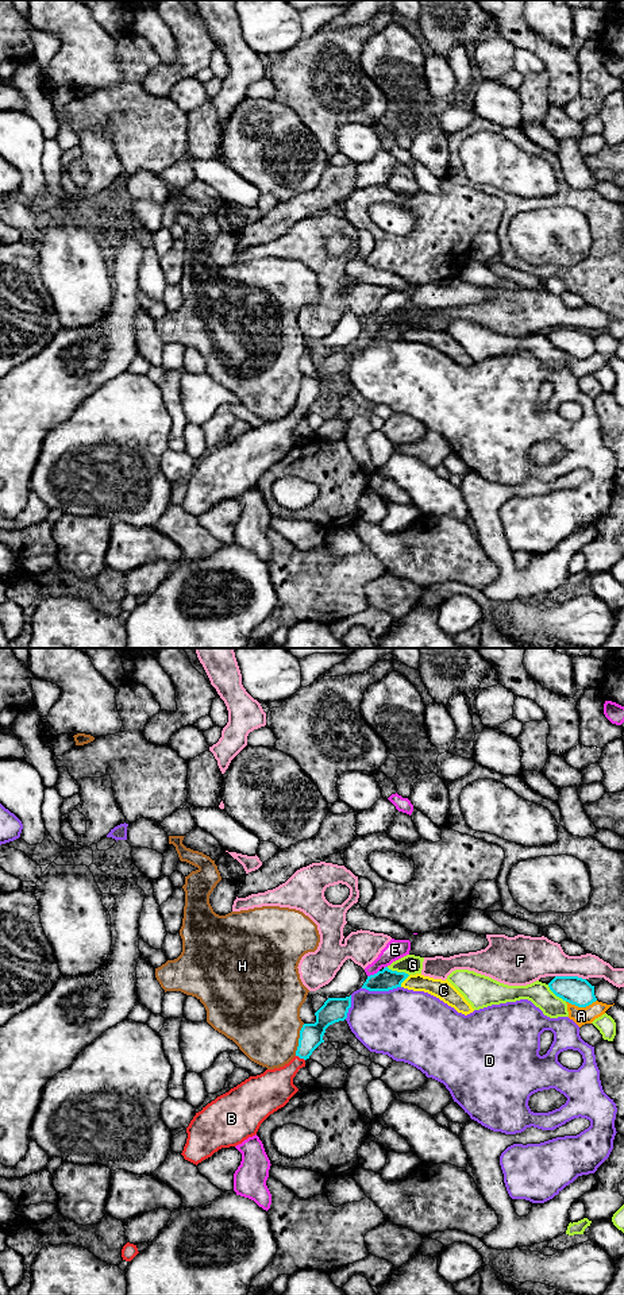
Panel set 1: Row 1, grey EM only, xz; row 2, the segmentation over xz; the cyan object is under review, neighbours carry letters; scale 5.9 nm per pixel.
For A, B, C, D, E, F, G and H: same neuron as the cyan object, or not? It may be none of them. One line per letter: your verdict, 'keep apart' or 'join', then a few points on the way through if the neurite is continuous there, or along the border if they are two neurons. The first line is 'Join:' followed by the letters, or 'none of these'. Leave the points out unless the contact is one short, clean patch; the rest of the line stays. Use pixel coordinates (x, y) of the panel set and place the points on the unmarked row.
Join: B
A: keep apart; border xz (596, 351), (585, 358), (566, 354)
B: join; way xz (311, 388), (300, 409), (273, 440)
C: keep apart; border xz (409, 327), (400, 338)
D: keep apart
E: keep apart
F: keep apart
G: keep apart
H: keep apart; border xz (304, 376), (295, 407)

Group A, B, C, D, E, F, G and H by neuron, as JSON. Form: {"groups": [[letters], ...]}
{"groups": [["A"], ["B"], ["C"], ["D"], ["E"], ["F"], ["G"], ["H"]]}

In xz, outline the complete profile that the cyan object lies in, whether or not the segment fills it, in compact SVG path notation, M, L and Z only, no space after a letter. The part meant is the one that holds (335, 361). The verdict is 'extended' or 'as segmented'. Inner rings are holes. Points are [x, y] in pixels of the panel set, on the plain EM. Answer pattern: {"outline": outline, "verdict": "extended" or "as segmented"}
{"outline": "M351 347L328 350L315 365L316 374L303 377L296 408L288 416L250 428L196 465L186 479L184 510L197 517L219 501L236 498L255 487L261 475L298 443L293 429L324 394L326 381L344 373L350 359Z", "verdict": "extended"}

